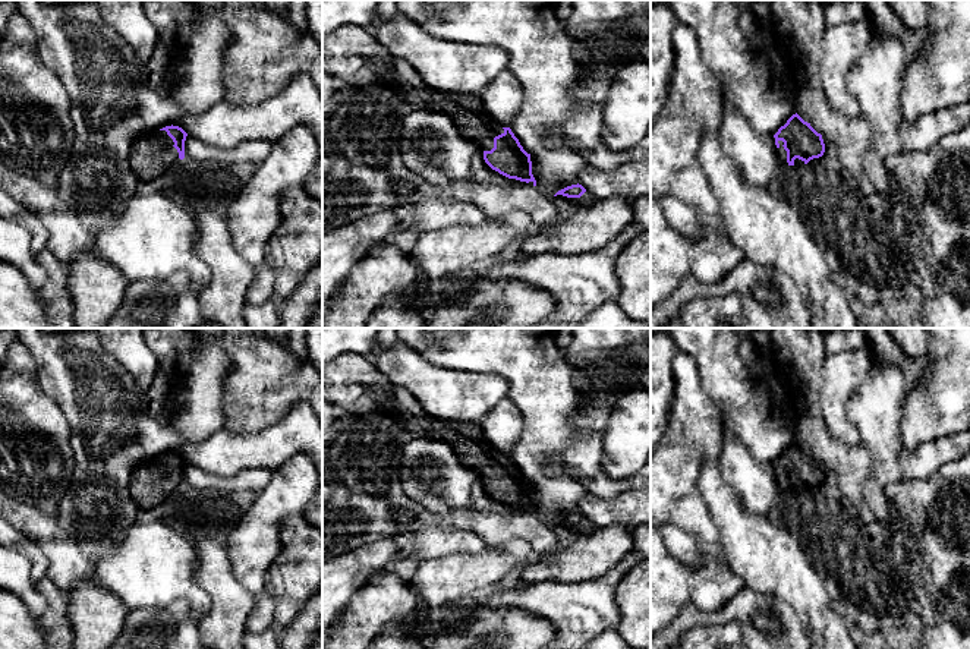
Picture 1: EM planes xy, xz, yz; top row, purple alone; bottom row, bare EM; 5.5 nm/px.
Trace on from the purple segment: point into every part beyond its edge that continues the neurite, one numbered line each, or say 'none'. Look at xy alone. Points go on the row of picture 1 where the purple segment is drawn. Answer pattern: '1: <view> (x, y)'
1: xy (153, 154)

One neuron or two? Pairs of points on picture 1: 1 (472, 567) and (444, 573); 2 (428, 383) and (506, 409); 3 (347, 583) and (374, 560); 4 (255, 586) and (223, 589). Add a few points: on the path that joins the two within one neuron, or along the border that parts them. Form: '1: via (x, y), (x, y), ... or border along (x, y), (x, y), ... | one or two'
1: via (465, 573), (452, 573) | one
2: border along (507, 397), (479, 425) | two
3: via (353, 577), (368, 563) | one
4: border along (229, 557), (233, 576), (255, 596) | two

